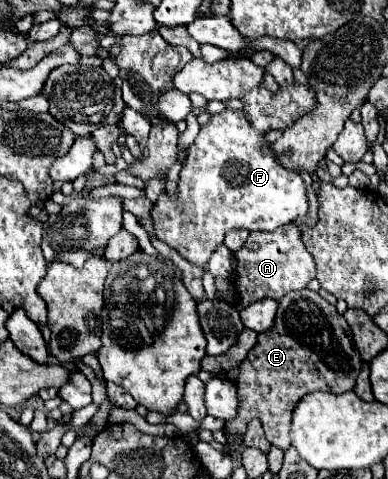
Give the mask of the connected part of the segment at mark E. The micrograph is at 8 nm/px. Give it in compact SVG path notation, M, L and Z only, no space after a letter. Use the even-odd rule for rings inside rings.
M300 289L300 291L292 291L292 293L284 295L282 299L278 299L278 311L276 311L274 325L268 331L258 335L256 347L252 347L252 351L248 351L246 359L240 363L238 369L240 369L240 373L238 373L236 385L238 385L240 409L238 409L236 419L226 423L226 431L232 437L236 437L236 441L232 443L232 451L242 445L240 437L244 435L246 423L252 417L260 419L260 423L264 425L266 439L274 447L288 451L288 447L290 447L290 417L292 417L292 409L296 407L296 403L312 391L326 391L326 389L332 393L352 391L354 381L362 369L362 359L360 359L356 345L352 343L350 325L336 311L336 307L330 305L328 301L324 301L318 293L314 293L310 289Z

